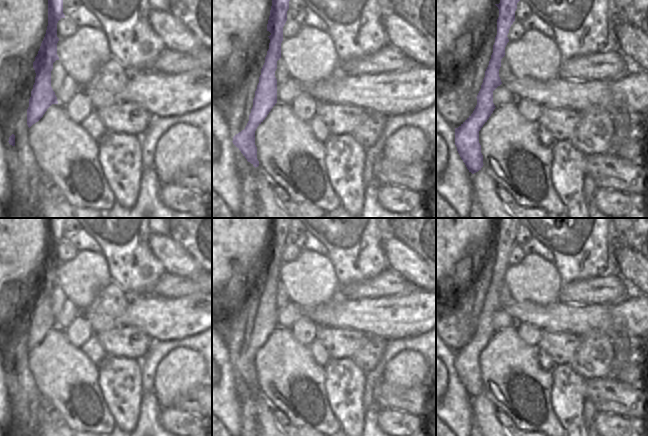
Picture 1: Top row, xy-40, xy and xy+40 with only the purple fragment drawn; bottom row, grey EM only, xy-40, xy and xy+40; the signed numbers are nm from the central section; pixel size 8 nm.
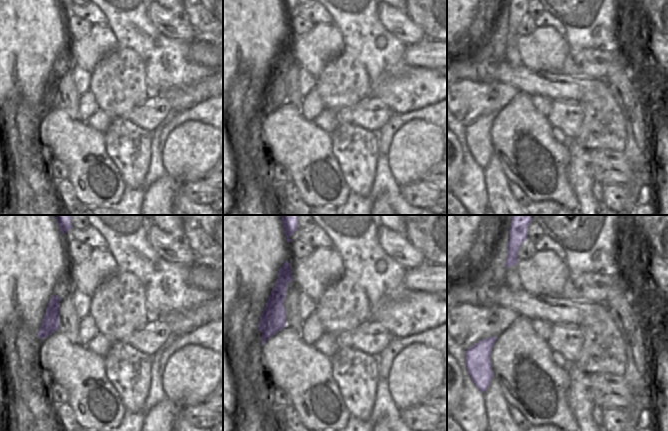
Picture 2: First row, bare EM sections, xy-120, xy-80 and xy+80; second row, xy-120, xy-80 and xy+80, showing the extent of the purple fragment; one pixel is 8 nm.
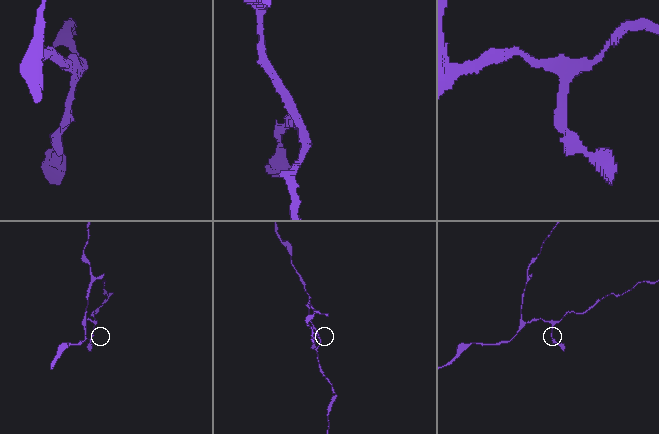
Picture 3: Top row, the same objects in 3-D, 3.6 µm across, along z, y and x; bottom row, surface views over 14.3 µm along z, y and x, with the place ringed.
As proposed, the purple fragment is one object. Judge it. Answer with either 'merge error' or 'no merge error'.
no merge error

